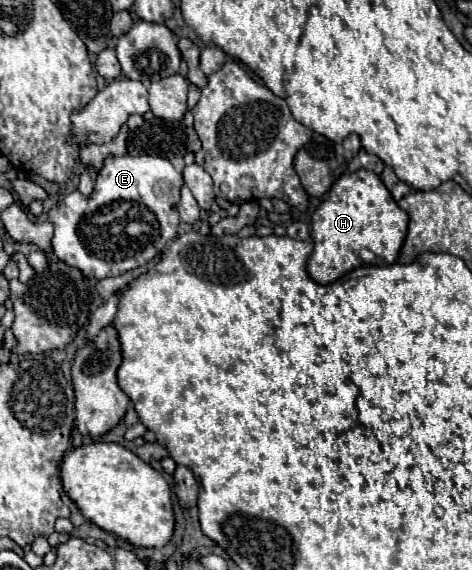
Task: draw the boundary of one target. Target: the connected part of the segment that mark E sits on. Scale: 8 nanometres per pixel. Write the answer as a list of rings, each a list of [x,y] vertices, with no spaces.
[[[109,154],[89,196],[75,190],[47,212],[47,220],[55,226],[55,256],[97,280],[151,262],[177,234],[179,214],[175,204],[181,184],[183,176],[165,158]]]

